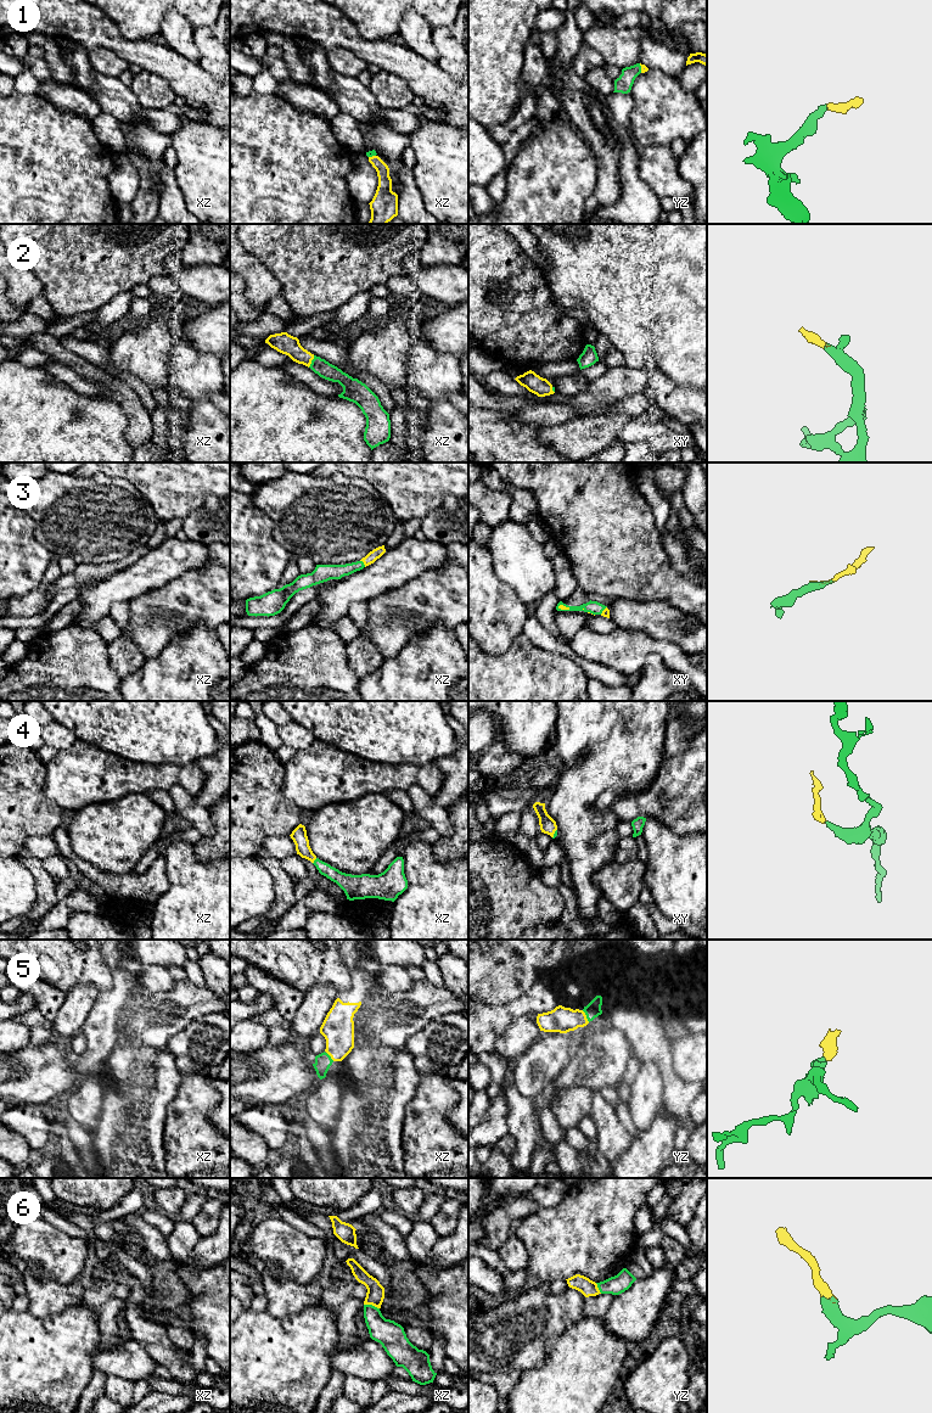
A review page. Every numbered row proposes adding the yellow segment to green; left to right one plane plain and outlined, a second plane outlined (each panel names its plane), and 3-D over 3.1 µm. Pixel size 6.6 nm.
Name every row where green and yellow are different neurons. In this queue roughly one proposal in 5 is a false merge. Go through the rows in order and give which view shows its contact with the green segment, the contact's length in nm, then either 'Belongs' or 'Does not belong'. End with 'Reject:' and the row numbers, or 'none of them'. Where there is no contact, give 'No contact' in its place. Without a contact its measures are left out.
1: Touches green in yz. Shared border 70 nm. Belongs
2: Touches green in xz. Shared border 90 nm. Belongs
3: Touches green in xz. Shared border 60 nm. Belongs
4: Touches green in xz. Shared border 50 nm. Belongs
5: Touches green in yz. Shared border 90 nm. Belongs
6: Touches green in xz. Shared border 110 nm. Belongs
Reject: none of them

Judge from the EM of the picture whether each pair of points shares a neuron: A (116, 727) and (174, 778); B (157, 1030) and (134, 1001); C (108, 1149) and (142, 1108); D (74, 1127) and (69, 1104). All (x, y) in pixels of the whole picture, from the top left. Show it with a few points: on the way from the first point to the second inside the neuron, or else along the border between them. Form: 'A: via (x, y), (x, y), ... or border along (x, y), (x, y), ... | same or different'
A: border along (132, 760), (139, 763), (187, 764) | different
B: via (151, 1022), (139, 1008) | same
C: via (118, 1139), (130, 1127), (133, 1117) | same
D: border along (63, 1111), (90, 1133) | different

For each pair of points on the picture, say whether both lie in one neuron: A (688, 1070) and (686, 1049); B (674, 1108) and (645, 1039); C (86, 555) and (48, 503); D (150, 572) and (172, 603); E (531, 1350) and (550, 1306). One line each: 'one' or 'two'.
A: one
B: one
C: one
D: two
E: one

